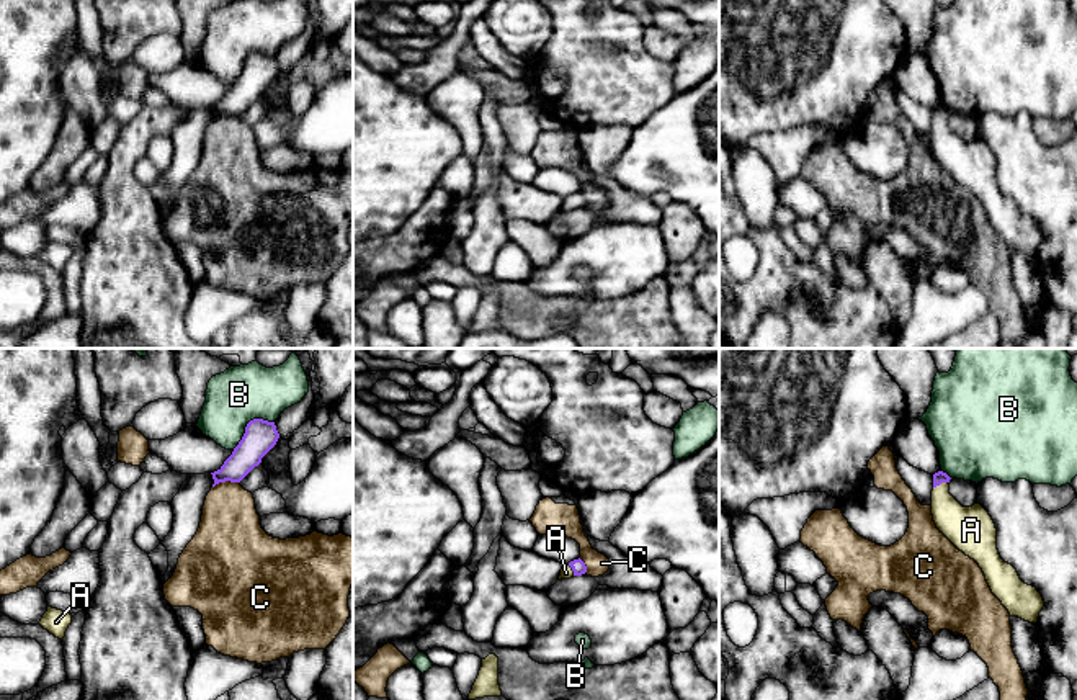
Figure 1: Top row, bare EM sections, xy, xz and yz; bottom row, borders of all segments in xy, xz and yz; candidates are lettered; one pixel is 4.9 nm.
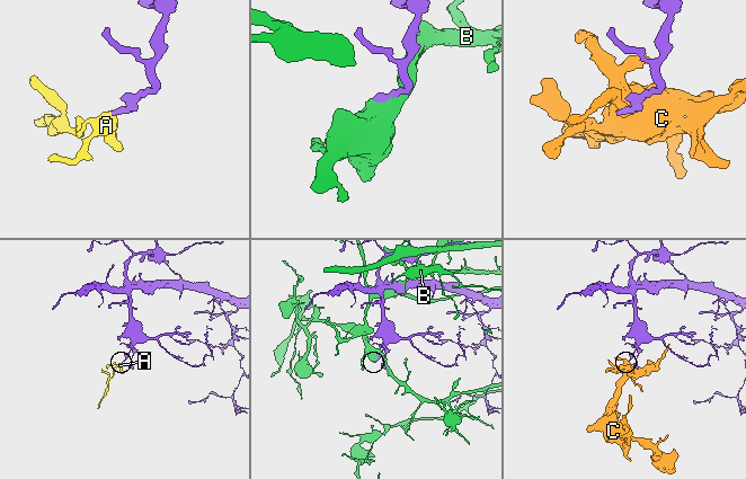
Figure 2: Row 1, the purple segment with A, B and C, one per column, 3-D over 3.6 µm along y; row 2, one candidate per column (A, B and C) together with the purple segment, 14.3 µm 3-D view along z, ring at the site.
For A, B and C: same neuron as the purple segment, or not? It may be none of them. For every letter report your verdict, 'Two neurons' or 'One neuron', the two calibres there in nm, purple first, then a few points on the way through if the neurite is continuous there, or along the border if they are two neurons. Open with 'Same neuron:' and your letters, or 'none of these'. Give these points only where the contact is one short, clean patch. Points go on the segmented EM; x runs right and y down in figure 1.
Same neuron: A
A: One neuron. Thickness 60 nm (purple) against 200 nm. Path across: yz (940, 476), (940, 483), (943, 506), (965, 527)
B: Two neurons. Thickness 160 nm (purple) against 280 nm
C: Two neurons. Thickness 150 nm (purple) against 300 nm. Boundary: xy (239, 481), (219, 481), (213, 488)

